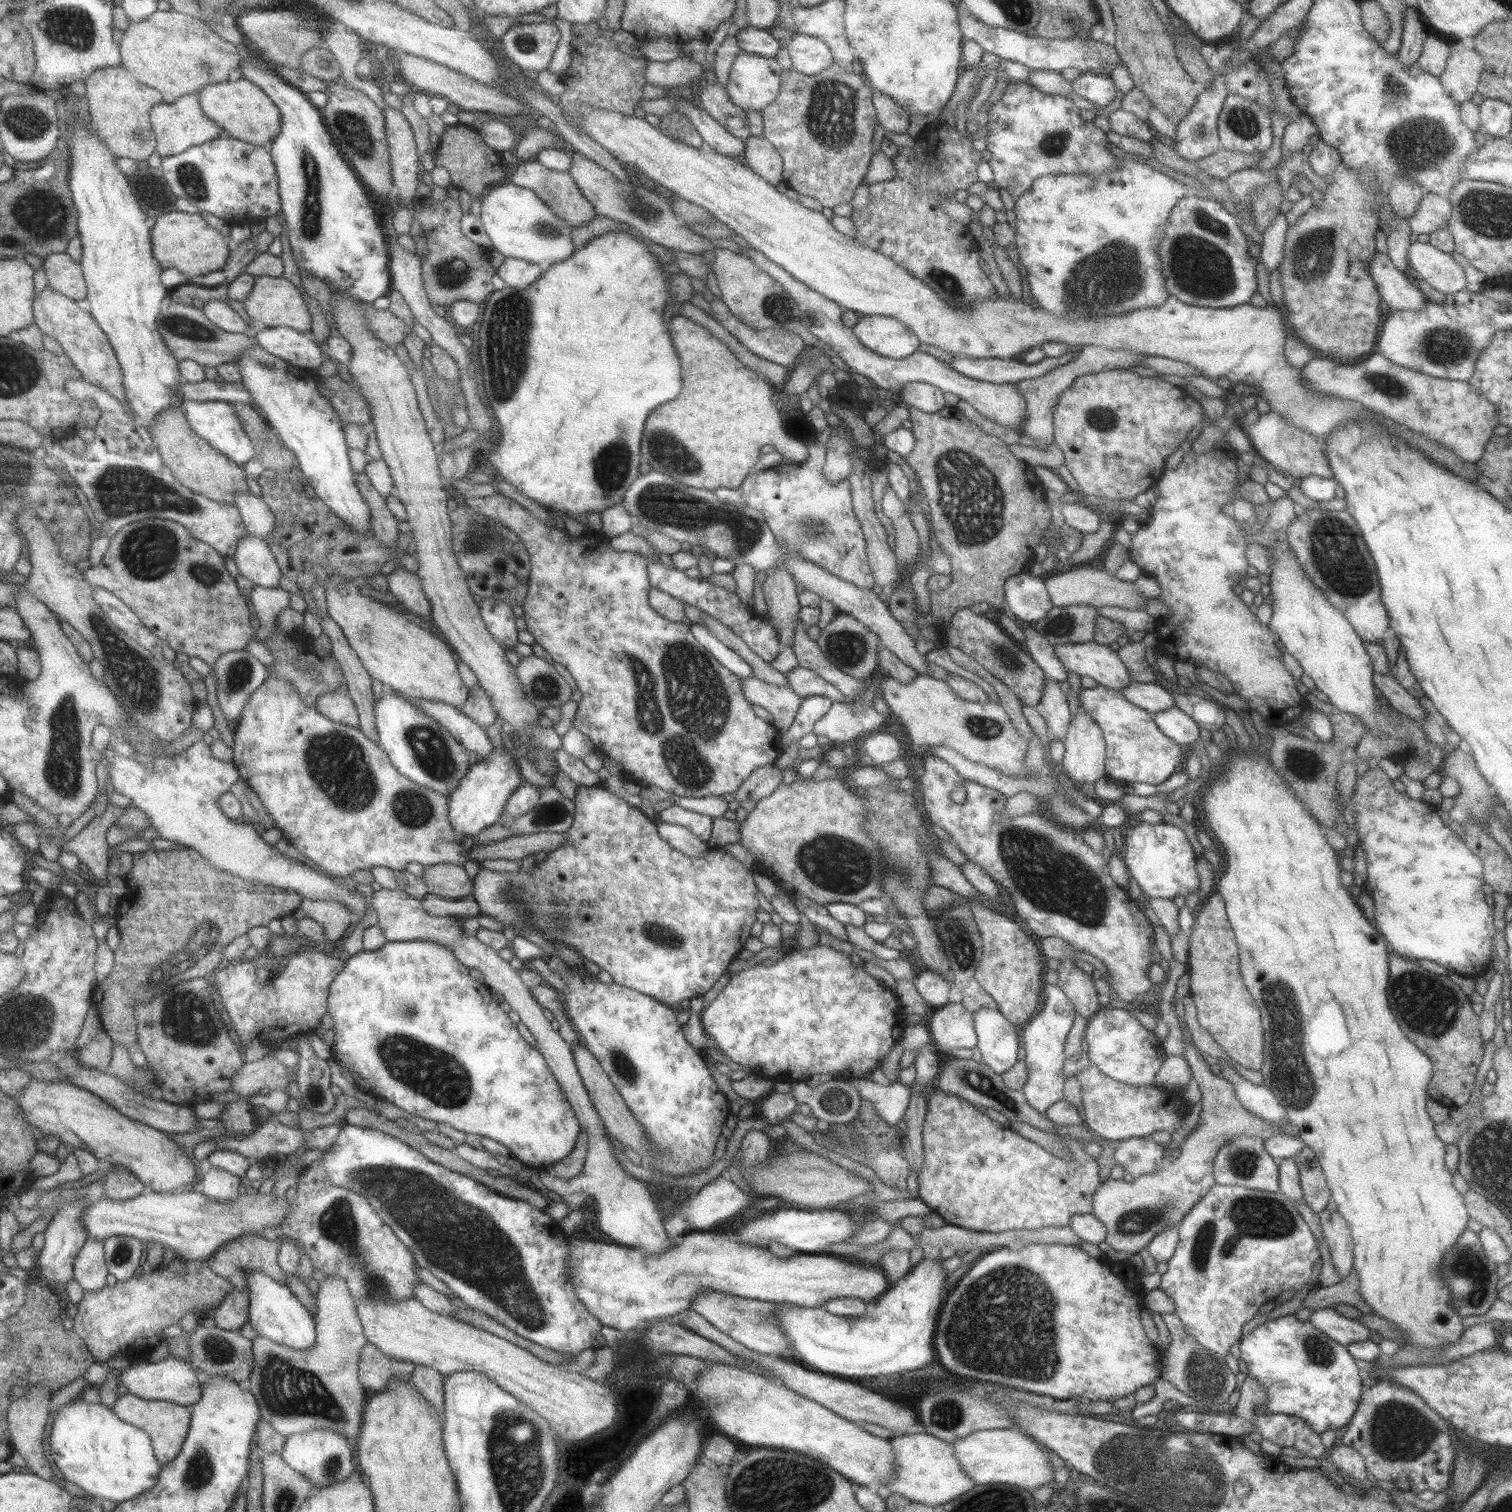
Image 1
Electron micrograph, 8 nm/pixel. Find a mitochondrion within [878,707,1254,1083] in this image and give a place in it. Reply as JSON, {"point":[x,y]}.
{"point":[1020,848]}

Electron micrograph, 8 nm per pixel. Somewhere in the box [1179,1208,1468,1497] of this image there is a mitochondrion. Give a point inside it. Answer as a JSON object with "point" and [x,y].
{"point":[1398,1433]}

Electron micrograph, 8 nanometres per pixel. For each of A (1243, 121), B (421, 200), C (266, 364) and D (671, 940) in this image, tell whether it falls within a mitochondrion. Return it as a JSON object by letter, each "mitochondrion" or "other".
{"A":"mitochondrion","B":"other","C":"mitochondrion","D":"mitochondrion"}

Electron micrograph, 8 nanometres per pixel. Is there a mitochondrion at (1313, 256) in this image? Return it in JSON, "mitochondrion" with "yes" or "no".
{"mitochondrion":"yes"}

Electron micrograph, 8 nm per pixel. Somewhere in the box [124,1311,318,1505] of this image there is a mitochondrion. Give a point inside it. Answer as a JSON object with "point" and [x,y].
{"point":[198,1471]}

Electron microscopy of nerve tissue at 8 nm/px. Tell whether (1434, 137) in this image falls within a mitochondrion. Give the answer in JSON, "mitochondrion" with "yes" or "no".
{"mitochondrion":"yes"}

